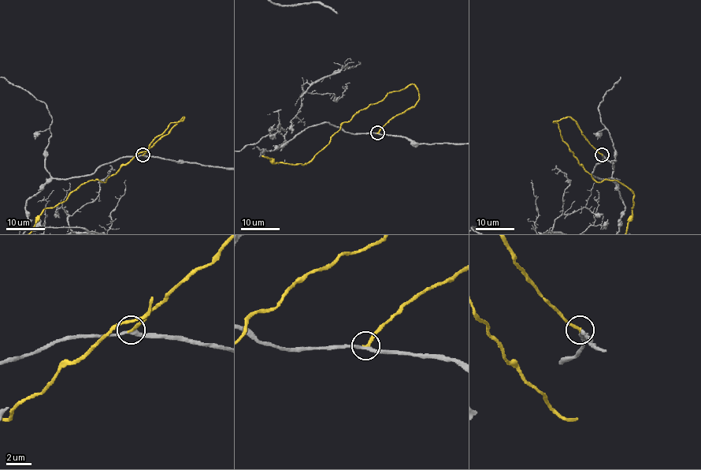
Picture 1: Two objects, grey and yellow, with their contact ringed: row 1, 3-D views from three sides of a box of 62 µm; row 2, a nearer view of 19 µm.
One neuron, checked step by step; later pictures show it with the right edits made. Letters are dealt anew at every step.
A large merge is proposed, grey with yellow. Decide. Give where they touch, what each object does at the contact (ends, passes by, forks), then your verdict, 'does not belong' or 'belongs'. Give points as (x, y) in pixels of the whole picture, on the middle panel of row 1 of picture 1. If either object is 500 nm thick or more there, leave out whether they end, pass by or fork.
(377, 132) | grey passes by | yellow ends | belongs

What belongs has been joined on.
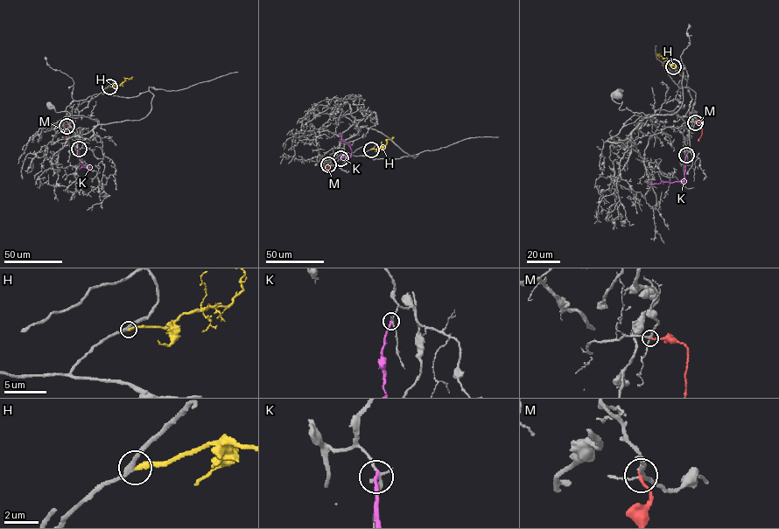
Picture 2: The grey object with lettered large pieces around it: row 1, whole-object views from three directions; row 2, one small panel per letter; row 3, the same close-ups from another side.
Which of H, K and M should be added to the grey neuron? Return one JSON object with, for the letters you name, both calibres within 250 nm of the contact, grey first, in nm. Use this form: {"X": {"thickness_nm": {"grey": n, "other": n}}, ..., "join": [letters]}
{"join": []}

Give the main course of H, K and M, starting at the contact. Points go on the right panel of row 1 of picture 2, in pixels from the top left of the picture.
H: (673, 66), (665, 58), (656, 54)
K: (686, 155), (684, 181), (649, 184)
M: (695, 122), (702, 124), (698, 141)

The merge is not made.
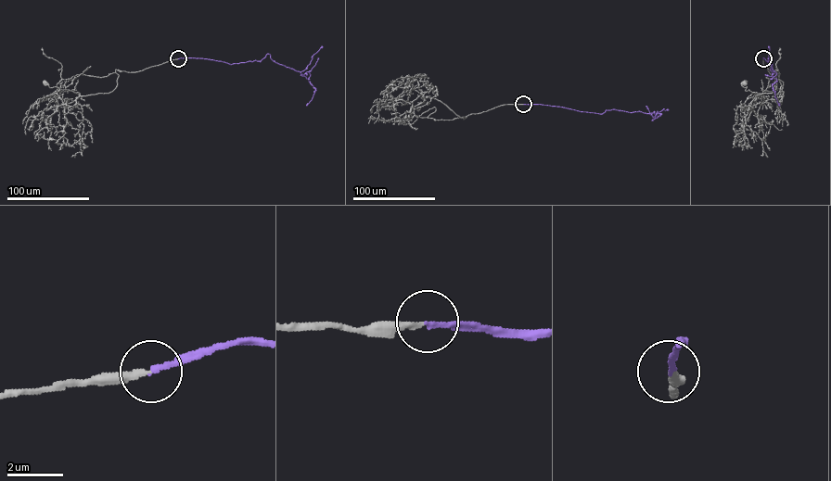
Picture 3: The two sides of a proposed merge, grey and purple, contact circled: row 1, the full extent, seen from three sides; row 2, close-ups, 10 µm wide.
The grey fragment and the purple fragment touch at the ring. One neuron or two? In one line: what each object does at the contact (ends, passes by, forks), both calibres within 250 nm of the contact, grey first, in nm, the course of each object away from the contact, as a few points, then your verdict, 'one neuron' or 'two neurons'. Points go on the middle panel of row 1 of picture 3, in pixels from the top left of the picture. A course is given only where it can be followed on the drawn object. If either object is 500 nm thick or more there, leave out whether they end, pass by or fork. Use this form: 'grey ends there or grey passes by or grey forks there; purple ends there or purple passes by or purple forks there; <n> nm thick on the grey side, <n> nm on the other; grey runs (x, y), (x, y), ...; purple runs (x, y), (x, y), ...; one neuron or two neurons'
grey ends there; purple ends there; 220 nm thick on the grey side, 190 nm on the other; grey runs (523, 104), (461, 118), (437, 99), (391, 85); purple runs (523, 104), (600, 114), (611, 109), (640, 111), (649, 113), (654, 118), (658, 113), (660, 114), (652, 120); one neuron

